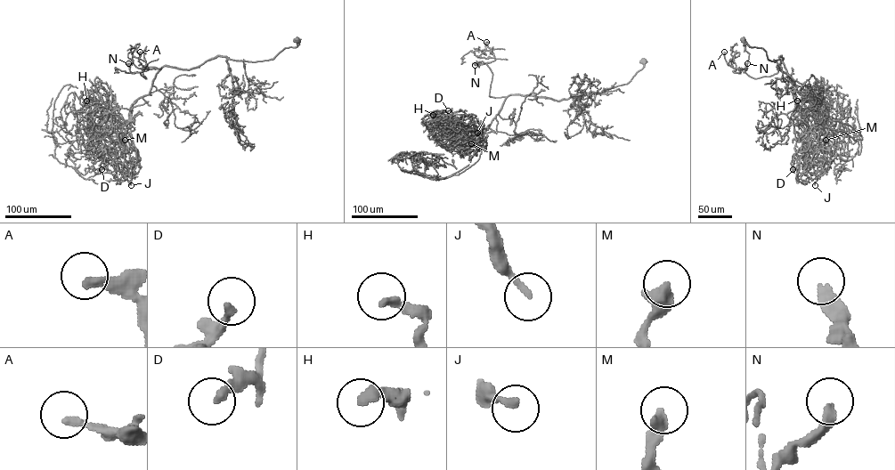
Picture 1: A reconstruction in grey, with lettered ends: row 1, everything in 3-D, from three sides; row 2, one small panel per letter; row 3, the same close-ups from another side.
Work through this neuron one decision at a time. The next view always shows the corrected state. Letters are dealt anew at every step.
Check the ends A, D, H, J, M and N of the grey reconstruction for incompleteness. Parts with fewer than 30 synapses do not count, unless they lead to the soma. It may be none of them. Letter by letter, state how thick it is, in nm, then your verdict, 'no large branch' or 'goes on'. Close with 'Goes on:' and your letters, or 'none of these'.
A: 240 nm | goes on
D: 280 nm | no large branch
H: 280 nm | no large branch
J: 200 nm | no large branch
M: 400 nm | no large branch
N: 360 nm | goes on
Goes on: A, N

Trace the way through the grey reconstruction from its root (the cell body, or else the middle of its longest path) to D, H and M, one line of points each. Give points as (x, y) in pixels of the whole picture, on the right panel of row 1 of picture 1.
D: (744, 40), (769, 60), (781, 56), (777, 69), (825, 109), (793, 169)
H: (744, 40), (763, 48), (769, 60), (781, 56), (777, 69), (816, 107), (808, 114), (803, 93), (797, 101)
M: (744, 40), (763, 48), (769, 60), (781, 56), (777, 69), (800, 94), (821, 104), (825, 140)

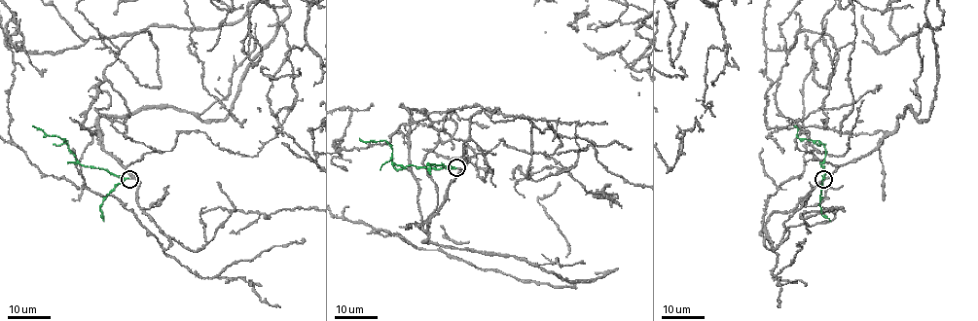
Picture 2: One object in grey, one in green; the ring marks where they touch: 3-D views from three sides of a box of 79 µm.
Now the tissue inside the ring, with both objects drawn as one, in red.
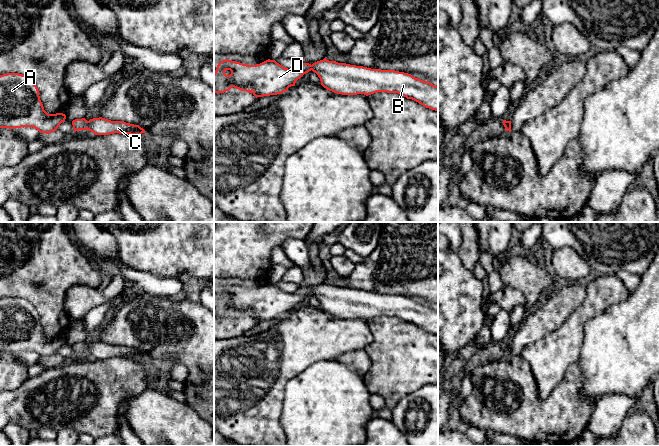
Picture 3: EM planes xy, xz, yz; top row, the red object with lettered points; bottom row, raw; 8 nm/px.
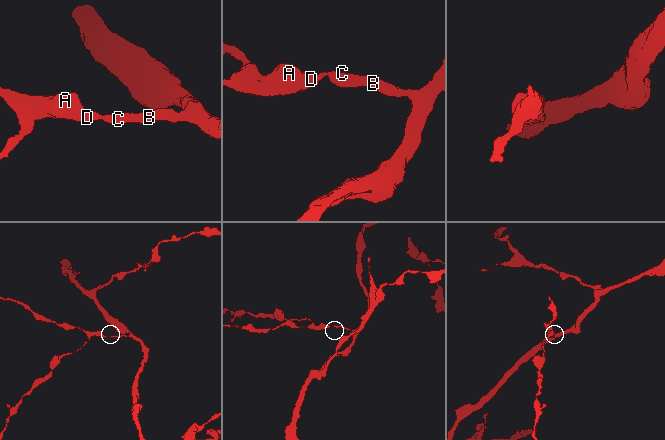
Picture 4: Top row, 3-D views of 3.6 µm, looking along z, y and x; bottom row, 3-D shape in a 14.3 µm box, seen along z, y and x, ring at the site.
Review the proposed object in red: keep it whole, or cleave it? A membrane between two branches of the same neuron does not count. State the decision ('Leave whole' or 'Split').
Leave whole

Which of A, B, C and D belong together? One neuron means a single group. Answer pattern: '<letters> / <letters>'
A B C D

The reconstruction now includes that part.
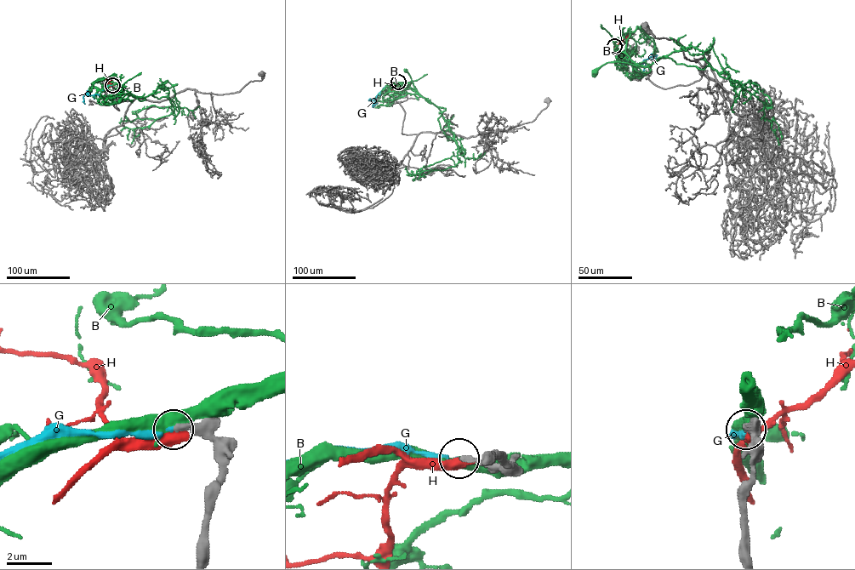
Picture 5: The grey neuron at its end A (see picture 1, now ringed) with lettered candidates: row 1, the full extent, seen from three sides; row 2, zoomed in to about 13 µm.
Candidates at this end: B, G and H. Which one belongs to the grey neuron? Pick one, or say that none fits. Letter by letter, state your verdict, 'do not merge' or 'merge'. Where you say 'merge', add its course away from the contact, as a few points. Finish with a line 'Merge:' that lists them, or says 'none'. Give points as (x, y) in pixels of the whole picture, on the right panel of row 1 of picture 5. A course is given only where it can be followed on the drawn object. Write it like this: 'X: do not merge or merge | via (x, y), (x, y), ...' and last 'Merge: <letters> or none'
B: do not merge
G: merge | via (614, 46), (623, 62), (641, 64), (646, 61), (642, 77)
H: do not merge
Merge: G

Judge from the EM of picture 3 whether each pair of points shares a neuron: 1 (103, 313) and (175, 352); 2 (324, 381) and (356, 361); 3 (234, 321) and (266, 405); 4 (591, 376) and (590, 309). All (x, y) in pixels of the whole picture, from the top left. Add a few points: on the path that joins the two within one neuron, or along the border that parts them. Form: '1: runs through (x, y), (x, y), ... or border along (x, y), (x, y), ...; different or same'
1: border along (122, 303), (97, 330); different
2: border along (337, 359), (352, 365), (363, 375); different
3: border along (243, 334), (224, 340); different
4: border along (610, 306), (585, 324), (582, 341); different

